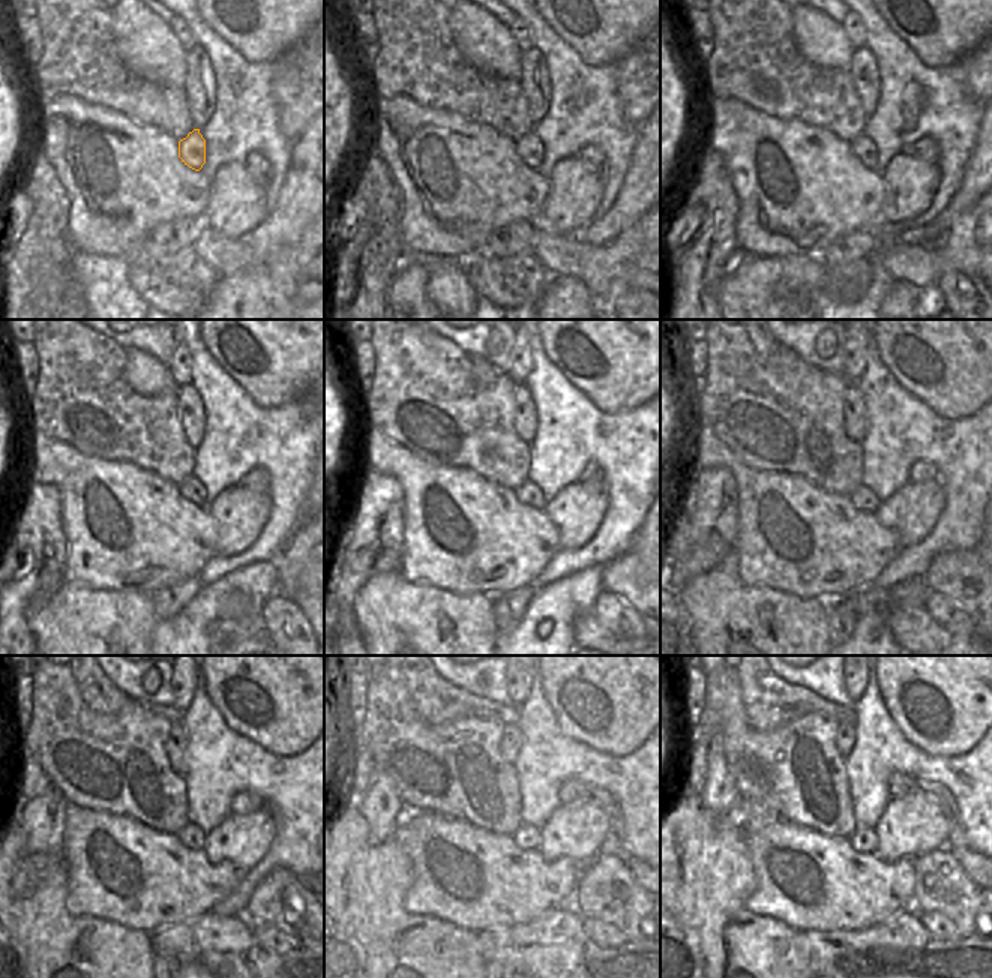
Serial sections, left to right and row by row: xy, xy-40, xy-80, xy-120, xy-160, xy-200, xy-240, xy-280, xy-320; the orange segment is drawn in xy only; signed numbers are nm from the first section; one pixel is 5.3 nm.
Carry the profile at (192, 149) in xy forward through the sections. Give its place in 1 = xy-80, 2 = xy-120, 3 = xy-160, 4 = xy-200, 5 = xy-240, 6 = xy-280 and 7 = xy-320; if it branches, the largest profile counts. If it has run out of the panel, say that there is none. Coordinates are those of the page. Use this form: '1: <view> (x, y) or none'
1: xy-80 (863, 147)
2: xy-120 (191, 489)
3: xy-160 (529, 494)
4: xy-200 (866, 500)
5: xy-240 (191, 836)
6: xy-280 (527, 837)
7: xy-320 (863, 839)

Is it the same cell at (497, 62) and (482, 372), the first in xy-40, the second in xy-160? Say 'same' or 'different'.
same

